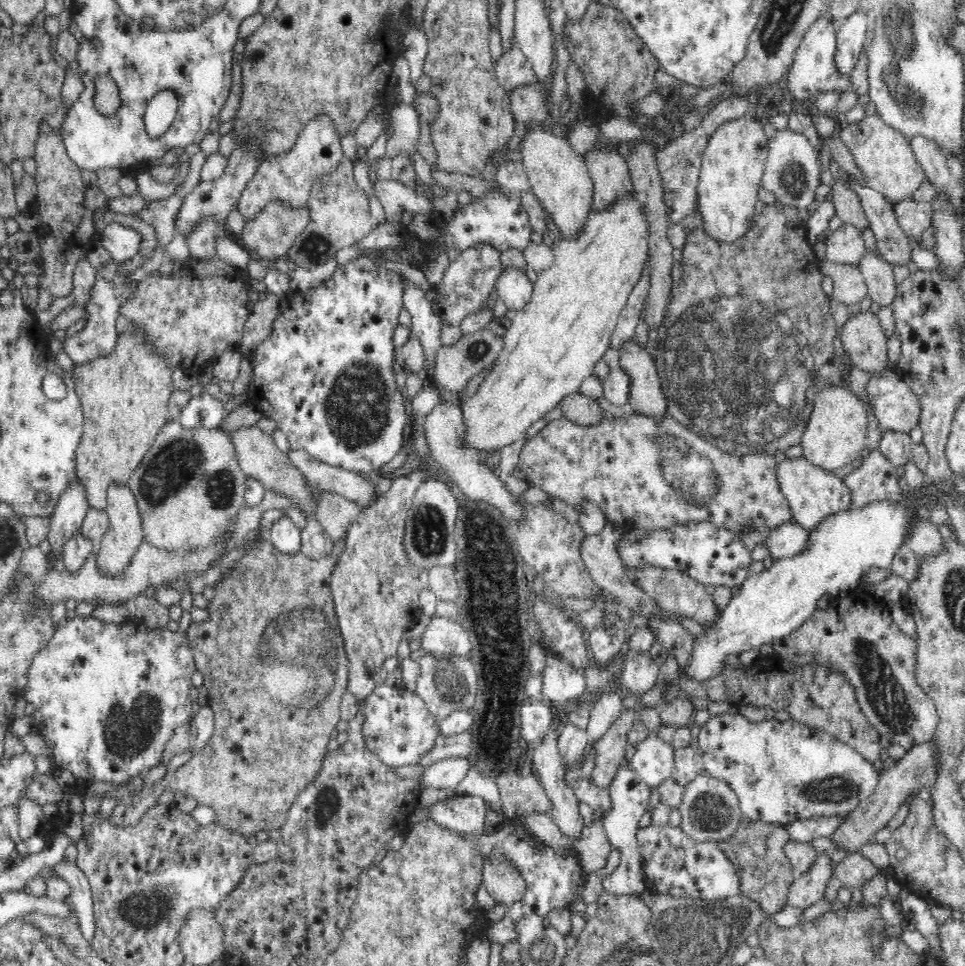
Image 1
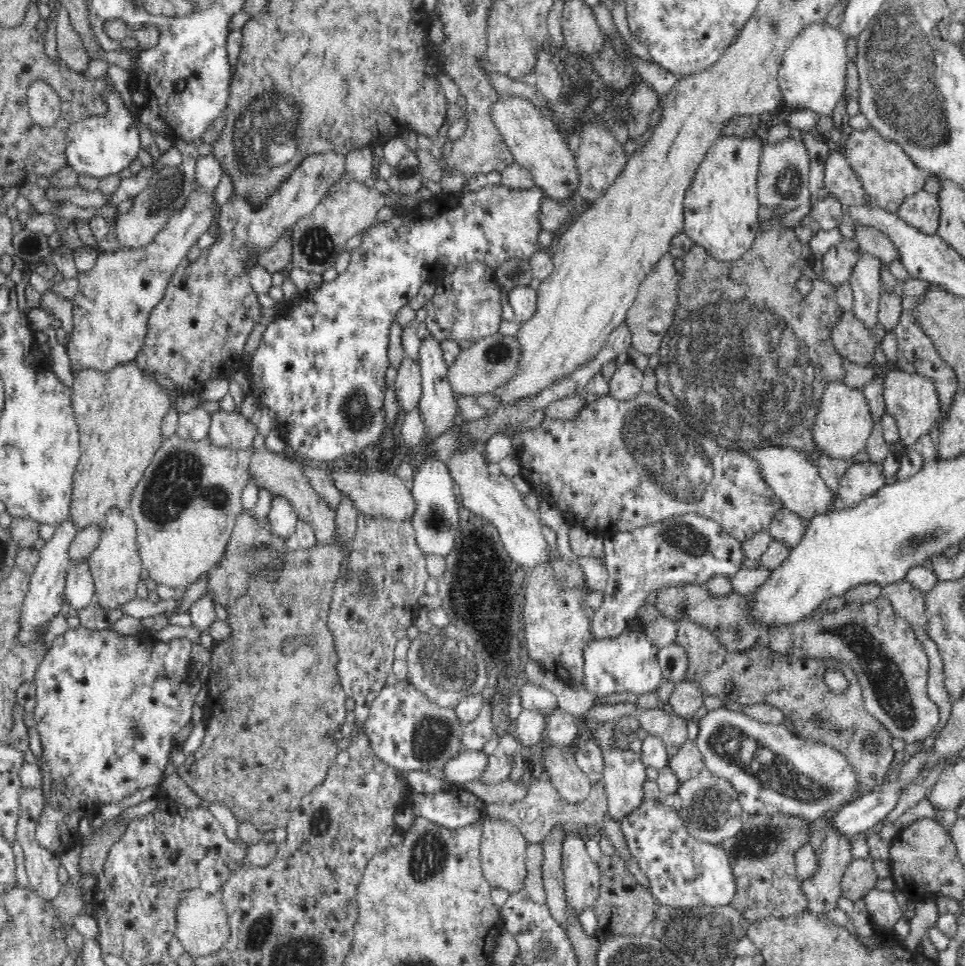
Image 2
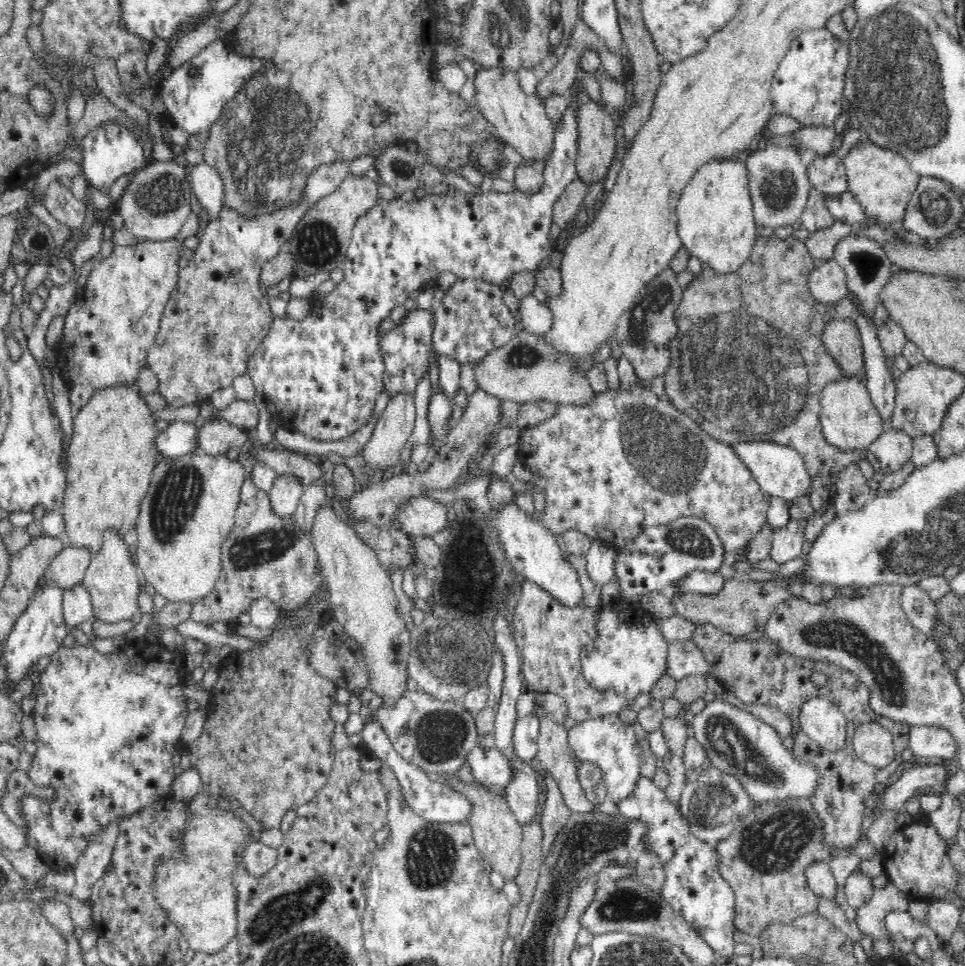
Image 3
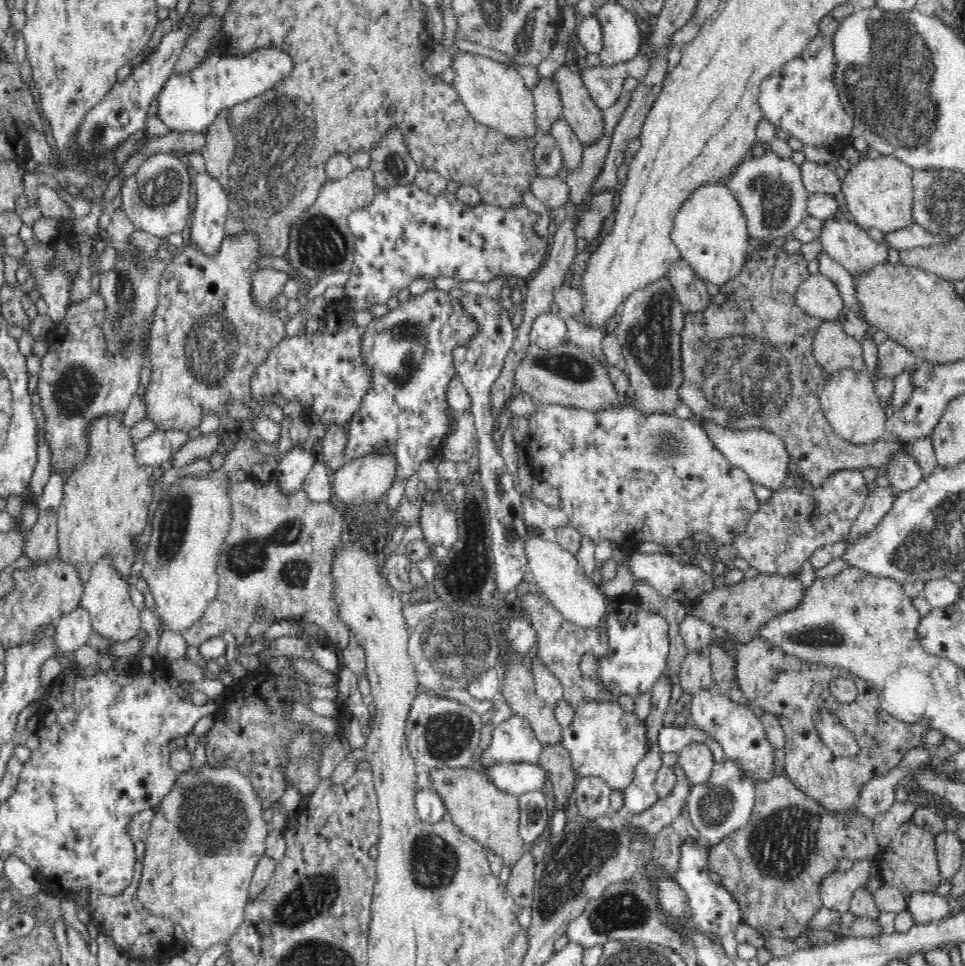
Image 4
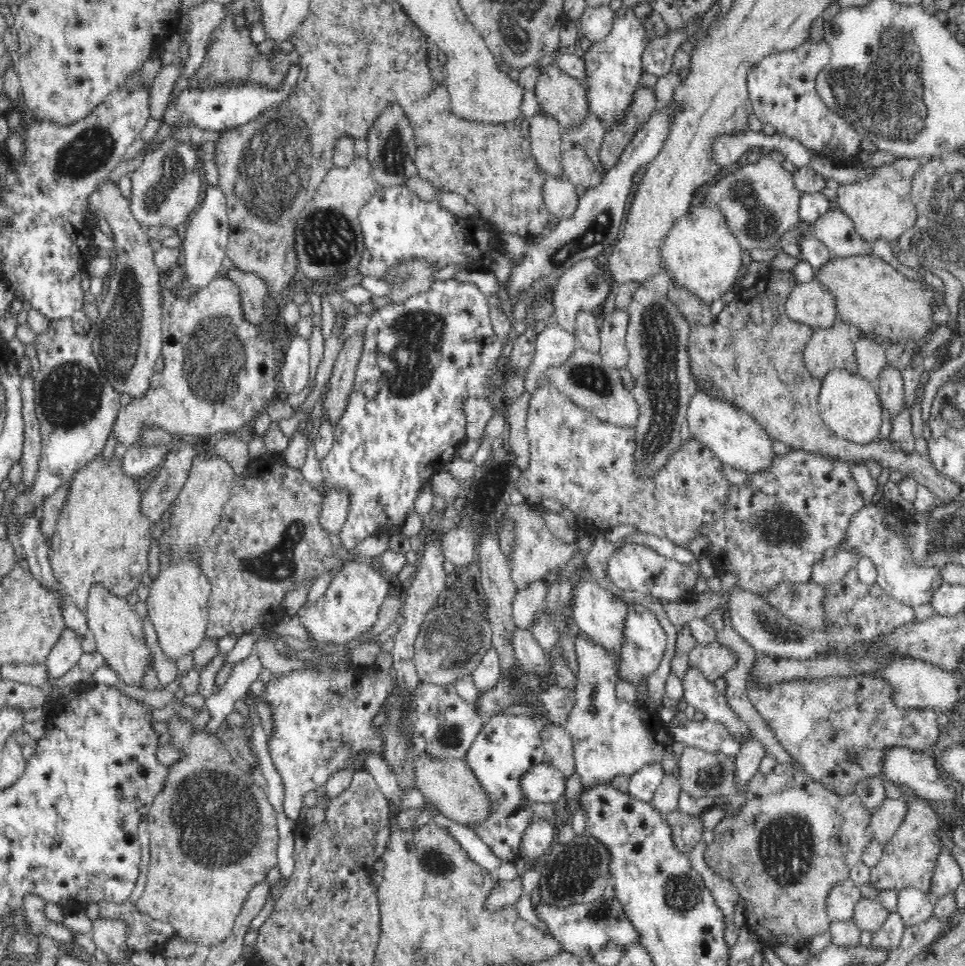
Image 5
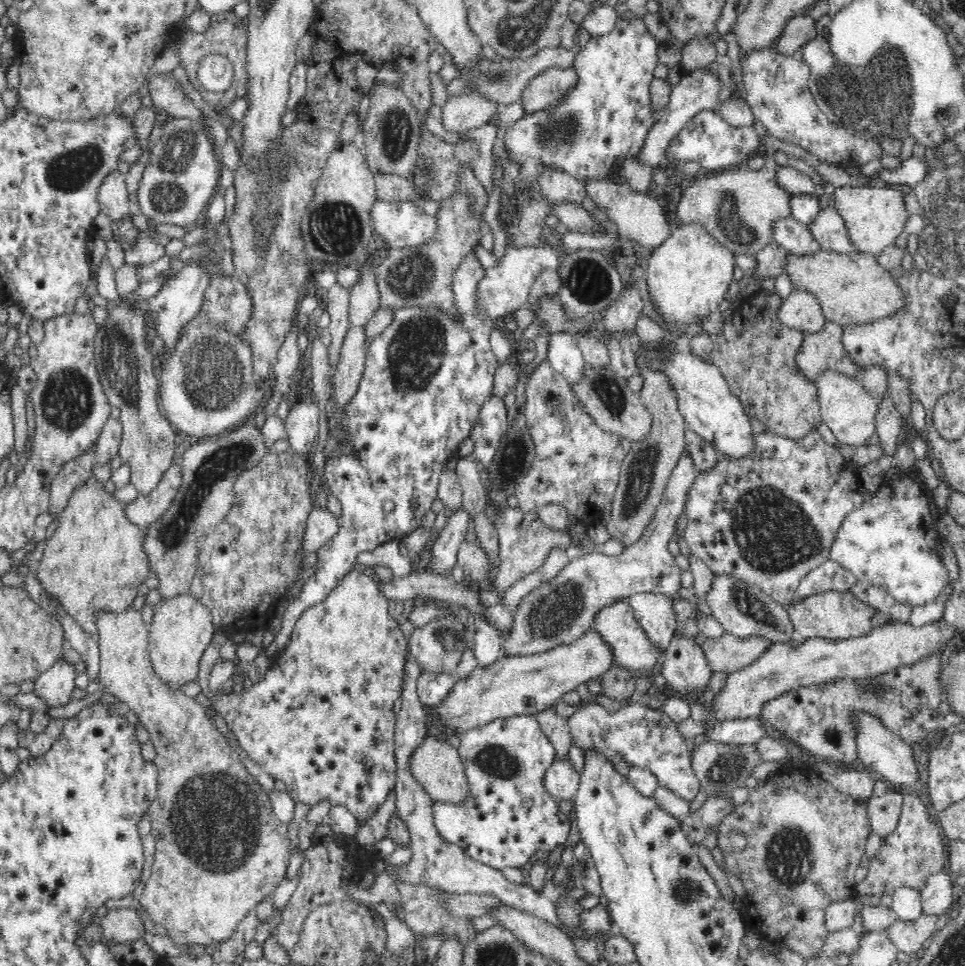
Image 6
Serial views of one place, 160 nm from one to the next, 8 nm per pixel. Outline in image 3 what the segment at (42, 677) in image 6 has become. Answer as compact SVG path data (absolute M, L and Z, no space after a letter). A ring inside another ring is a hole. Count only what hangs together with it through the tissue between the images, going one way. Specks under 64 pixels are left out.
M83 581L64 591L64 620L68 628L78 628L84 621L92 620L93 605Z

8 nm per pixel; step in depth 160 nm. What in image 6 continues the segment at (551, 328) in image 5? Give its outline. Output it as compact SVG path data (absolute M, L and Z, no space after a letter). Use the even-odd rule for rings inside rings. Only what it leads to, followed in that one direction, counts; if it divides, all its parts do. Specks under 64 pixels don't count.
M566 332L551 334L545 360L570 385L580 380L585 361L575 335Z

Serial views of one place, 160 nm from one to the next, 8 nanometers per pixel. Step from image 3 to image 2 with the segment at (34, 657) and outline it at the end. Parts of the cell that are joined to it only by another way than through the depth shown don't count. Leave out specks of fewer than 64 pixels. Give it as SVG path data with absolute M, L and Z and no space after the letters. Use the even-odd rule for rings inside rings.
M72 518L63 520L54 526L52 538L47 540L39 550L39 559L29 580L29 589L25 596L22 616L20 616L20 634L18 634L18 639L22 643L35 639L37 637L35 630L41 627L42 623L48 623L52 618L60 614L63 605L62 594L65 592L66 571L72 564L69 548L78 529Z

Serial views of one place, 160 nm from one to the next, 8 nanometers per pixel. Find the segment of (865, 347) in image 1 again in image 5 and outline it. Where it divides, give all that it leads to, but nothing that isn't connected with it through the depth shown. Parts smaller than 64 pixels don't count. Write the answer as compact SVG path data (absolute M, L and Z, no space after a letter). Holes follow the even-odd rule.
M838 320L831 328L815 328L805 349L805 364L811 375L821 380L833 369L857 373L854 330Z

